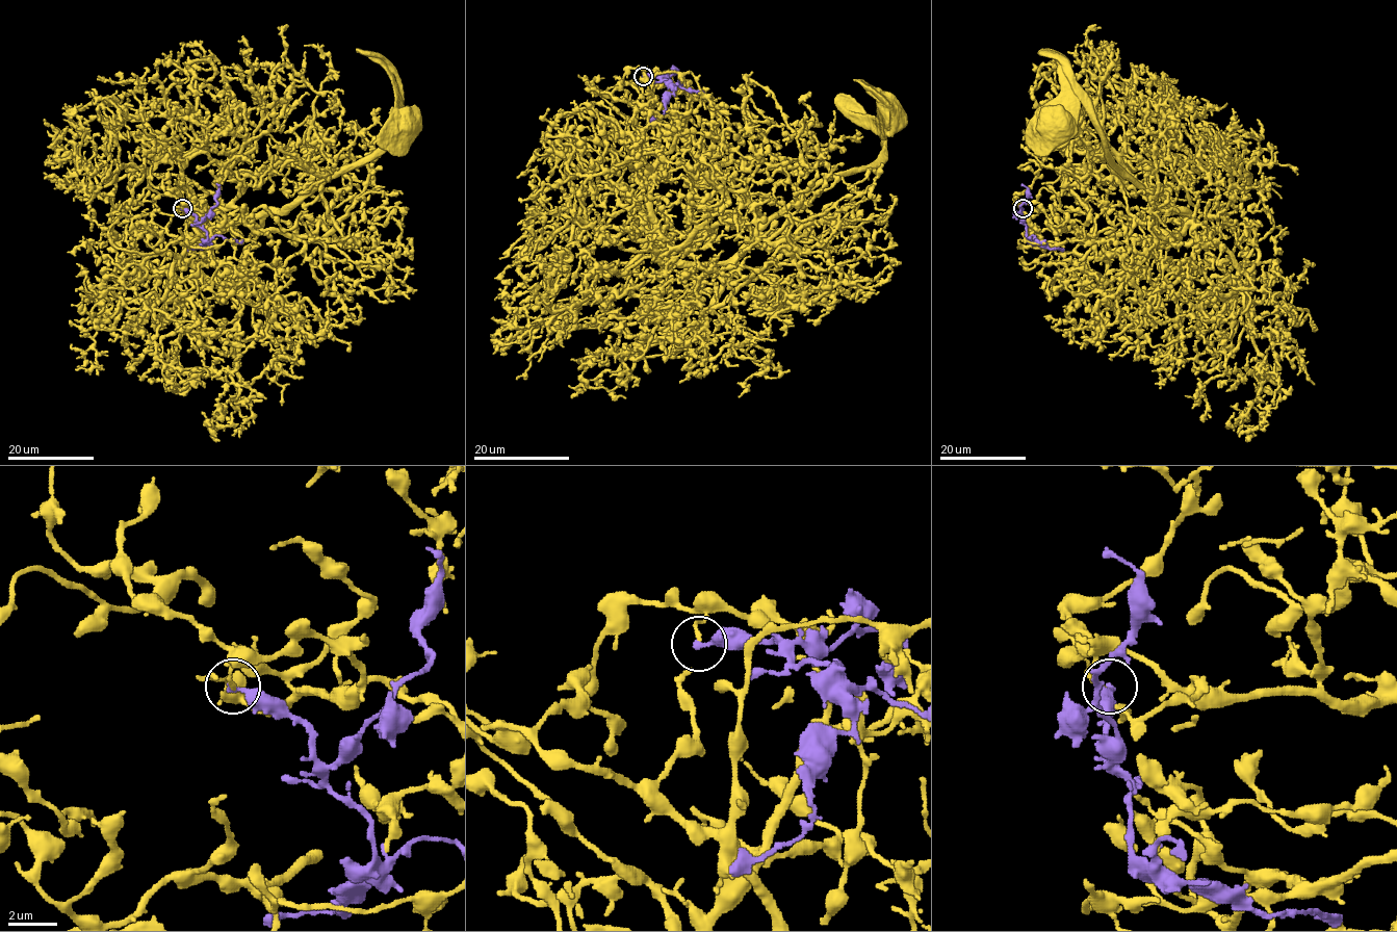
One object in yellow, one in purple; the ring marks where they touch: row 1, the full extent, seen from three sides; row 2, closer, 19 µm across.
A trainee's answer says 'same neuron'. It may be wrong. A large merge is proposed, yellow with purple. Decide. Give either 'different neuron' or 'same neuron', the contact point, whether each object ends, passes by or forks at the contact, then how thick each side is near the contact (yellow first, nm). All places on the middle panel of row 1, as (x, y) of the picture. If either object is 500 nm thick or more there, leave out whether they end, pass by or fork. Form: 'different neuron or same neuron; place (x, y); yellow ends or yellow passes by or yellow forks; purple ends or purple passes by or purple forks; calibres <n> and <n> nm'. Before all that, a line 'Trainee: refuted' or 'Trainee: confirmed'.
Trainee: refuted
different neuron; place (643, 76); yellow ends; purple ends; calibres 140 and 280 nm

